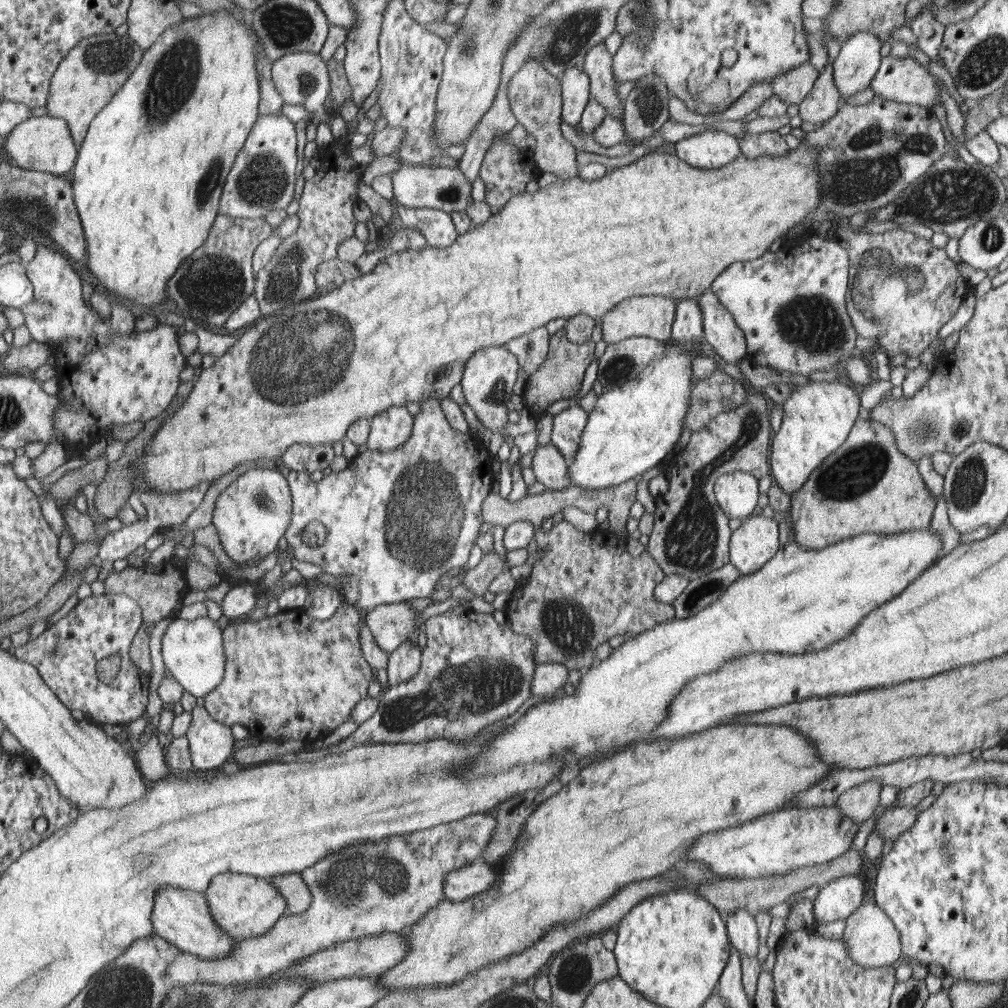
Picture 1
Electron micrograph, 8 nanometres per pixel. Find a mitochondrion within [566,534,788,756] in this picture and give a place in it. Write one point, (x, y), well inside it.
(708, 586)

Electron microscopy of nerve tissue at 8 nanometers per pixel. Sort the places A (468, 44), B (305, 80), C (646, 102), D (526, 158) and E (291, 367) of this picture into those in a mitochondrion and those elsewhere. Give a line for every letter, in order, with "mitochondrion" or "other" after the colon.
A: mitochondrion
B: mitochondrion
C: mitochondrion
D: other
E: mitochondrion

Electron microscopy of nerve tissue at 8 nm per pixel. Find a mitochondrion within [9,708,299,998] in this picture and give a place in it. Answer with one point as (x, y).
(37, 829)

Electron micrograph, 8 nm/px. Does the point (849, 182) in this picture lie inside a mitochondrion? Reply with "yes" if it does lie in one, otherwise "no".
yes

